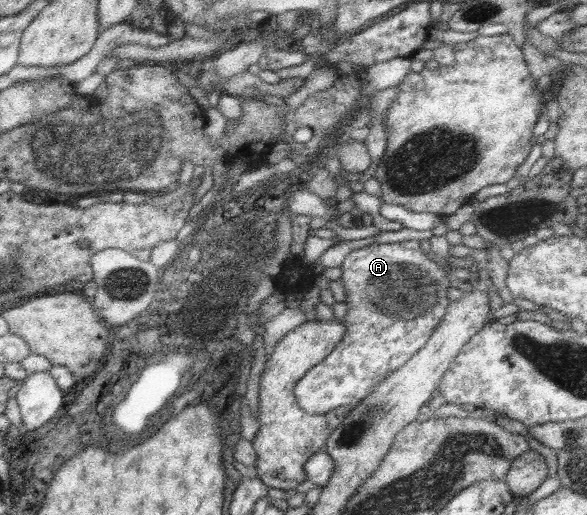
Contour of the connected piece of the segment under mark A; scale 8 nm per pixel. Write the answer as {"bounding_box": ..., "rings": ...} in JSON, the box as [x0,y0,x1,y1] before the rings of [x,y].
{"bounding_box":[293,240,449,415],"rings":[[[419,240],[400,241],[399,243],[370,243],[365,247],[347,252],[341,262],[341,277],[346,305],[342,319],[344,332],[335,345],[335,349],[314,367],[311,367],[302,379],[297,381],[293,396],[295,402],[309,415],[325,414],[337,407],[349,405],[355,407],[377,384],[389,378],[391,372],[399,370],[415,351],[419,351],[433,330],[445,315],[448,304],[447,288],[449,276],[447,269],[428,259],[419,248]]]}

